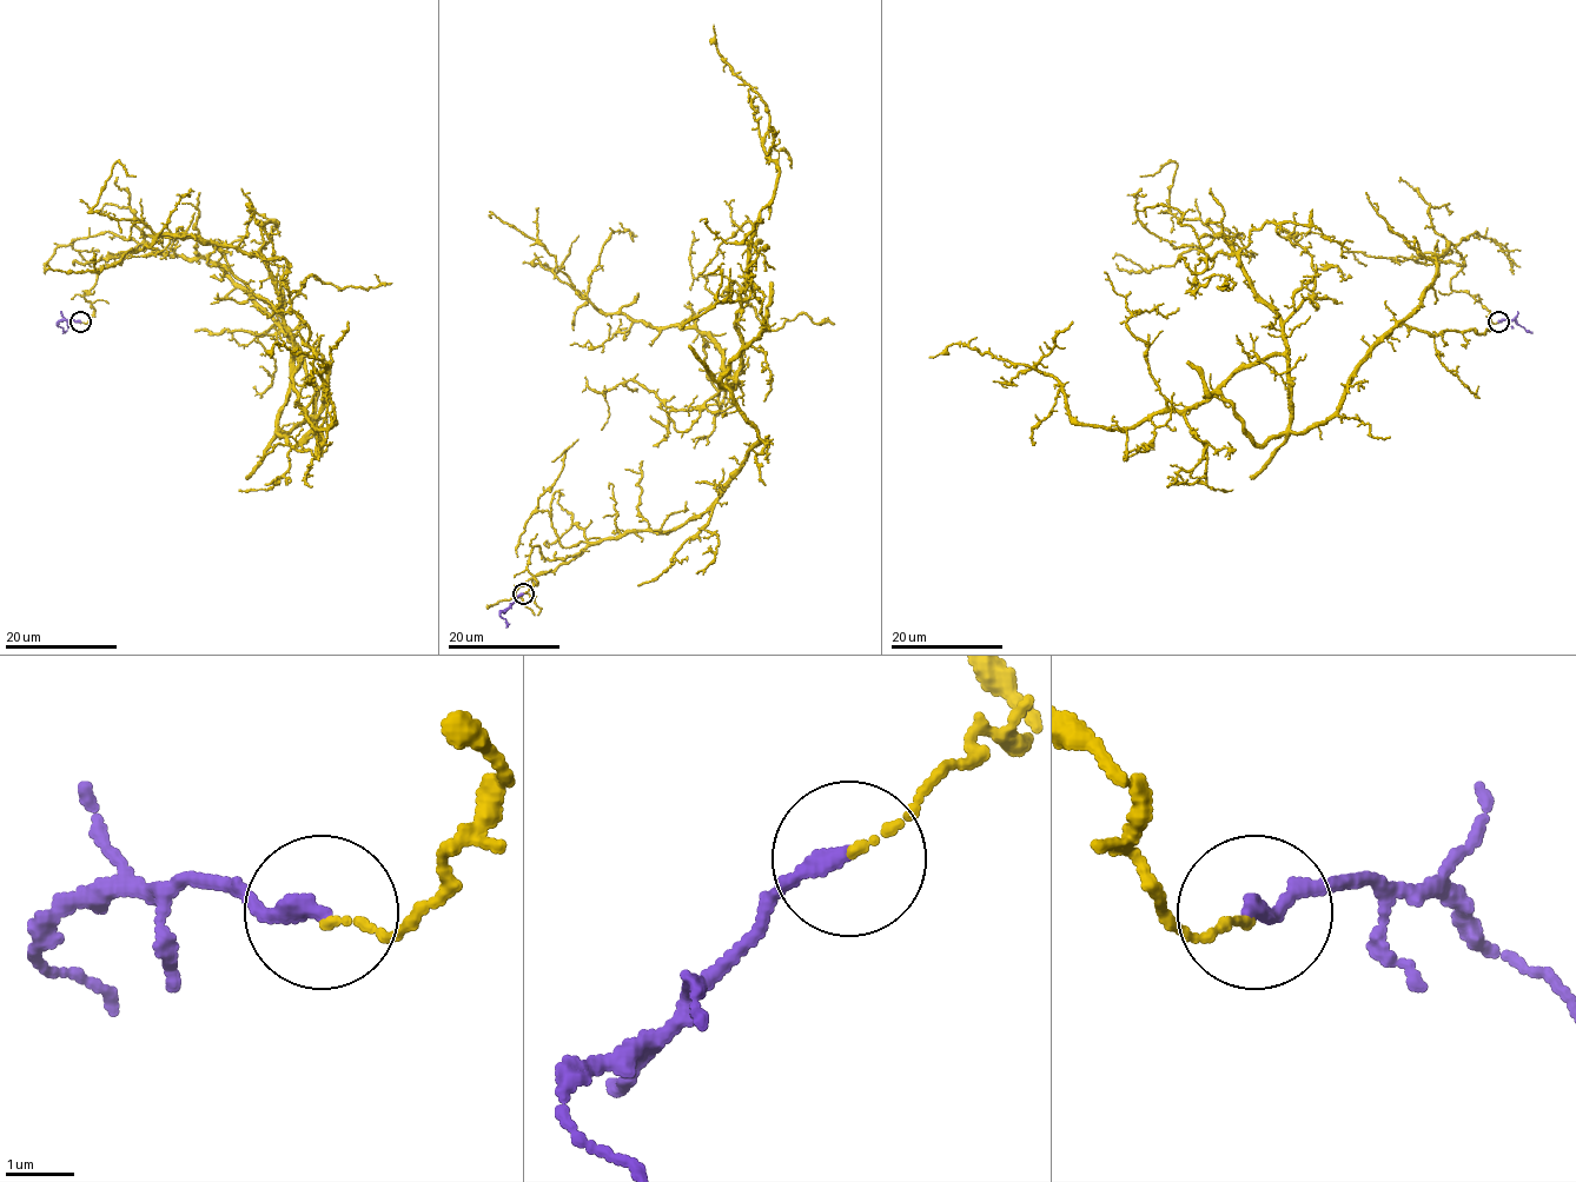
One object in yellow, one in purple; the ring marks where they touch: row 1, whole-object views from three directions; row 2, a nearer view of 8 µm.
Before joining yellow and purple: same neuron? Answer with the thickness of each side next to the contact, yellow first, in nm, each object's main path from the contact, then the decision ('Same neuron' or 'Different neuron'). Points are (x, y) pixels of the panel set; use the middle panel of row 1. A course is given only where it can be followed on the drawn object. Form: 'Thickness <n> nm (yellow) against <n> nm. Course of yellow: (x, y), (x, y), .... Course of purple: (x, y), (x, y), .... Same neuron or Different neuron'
Thickness 100 nm (yellow) against 240 nm. Course of yellow: (523, 593), (535, 546), (563, 558), (674, 530), (757, 440), (721, 384), (777, 173), (768, 106), (713, 25). Course of purple: (523, 593), (500, 613), (505, 628). Different neuron

